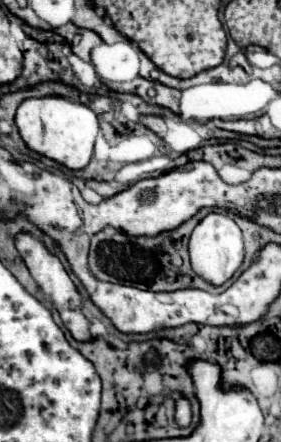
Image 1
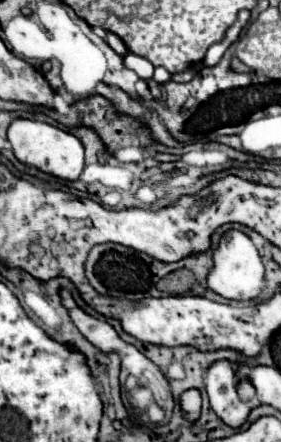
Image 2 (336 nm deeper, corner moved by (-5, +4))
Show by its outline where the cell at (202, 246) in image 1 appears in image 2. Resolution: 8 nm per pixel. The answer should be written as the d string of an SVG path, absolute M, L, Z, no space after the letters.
M228 231L220 239L218 249L214 251L214 267L208 275L208 287L218 293L224 299L234 299L234 301L250 301L258 299L262 289L264 289L264 263L258 255L258 249L250 241L248 235L242 231Z

